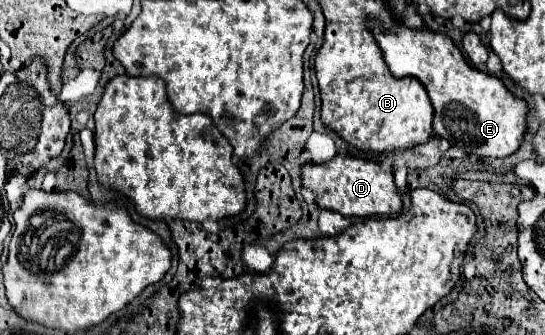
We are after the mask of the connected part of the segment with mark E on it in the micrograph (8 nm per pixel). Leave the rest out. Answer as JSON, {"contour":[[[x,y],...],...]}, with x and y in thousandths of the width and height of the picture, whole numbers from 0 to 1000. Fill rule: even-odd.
{"contour":[[[734,66],[723,90],[694,90],[690,119],[697,119],[719,227],[760,227],[778,251],[796,316],[800,406],[881,472],[928,472],[954,442],[969,388],[961,299],[936,281],[910,227],[866,203],[818,101],[752,90]]]}

